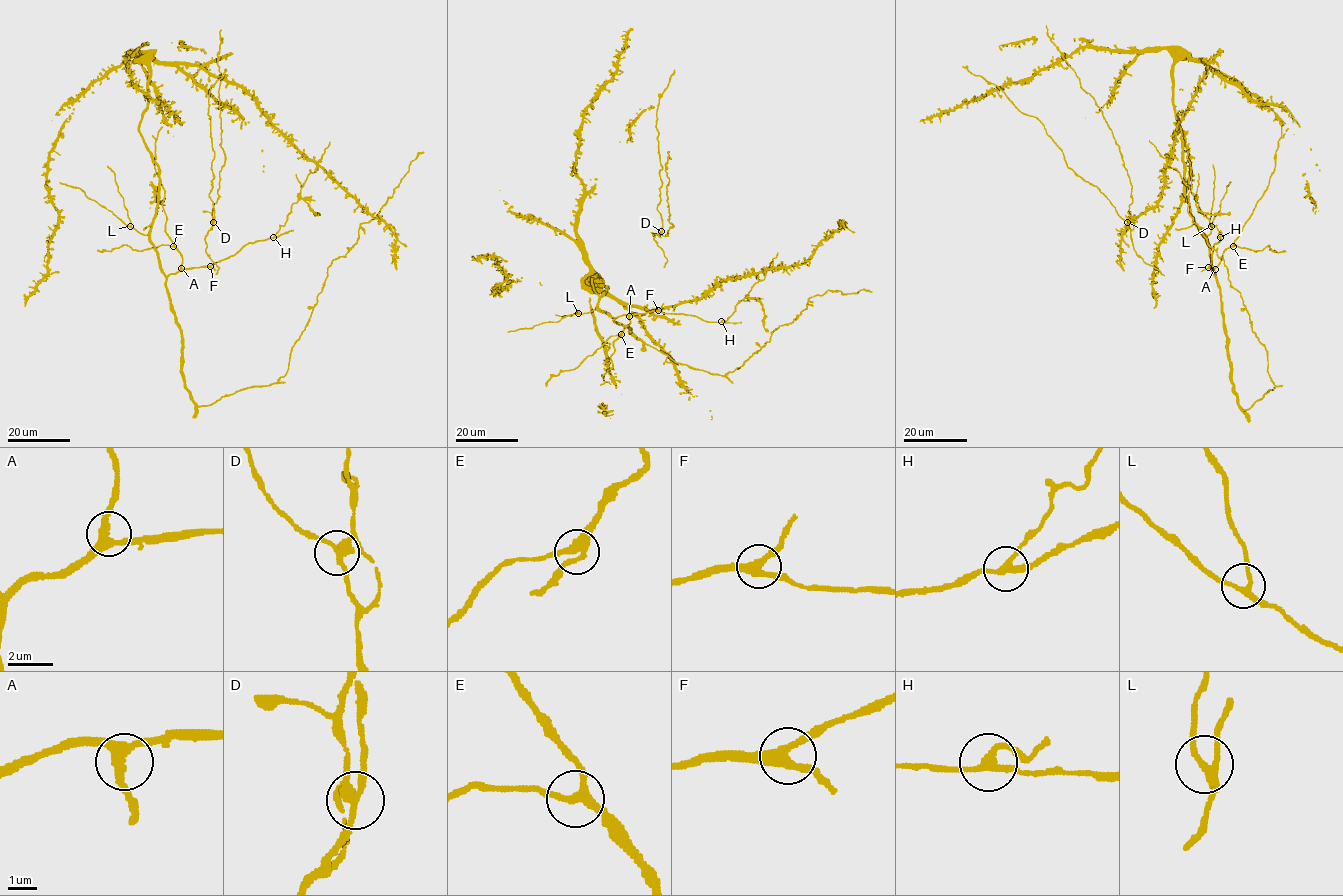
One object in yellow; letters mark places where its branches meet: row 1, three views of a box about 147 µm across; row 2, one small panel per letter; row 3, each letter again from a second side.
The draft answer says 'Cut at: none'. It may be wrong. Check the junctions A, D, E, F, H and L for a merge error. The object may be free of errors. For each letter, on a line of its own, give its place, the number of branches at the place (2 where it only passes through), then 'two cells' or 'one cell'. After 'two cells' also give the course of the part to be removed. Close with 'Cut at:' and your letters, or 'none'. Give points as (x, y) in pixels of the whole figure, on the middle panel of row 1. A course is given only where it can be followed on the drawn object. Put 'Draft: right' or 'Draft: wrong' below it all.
A: at (629, 316); 3 branches meet; one cell
D: at (661, 231); 3 branches meet; one cell
E: at (621, 334); 3 branches meet; one cell
F: at (658, 310); 3 branches meet; one cell
H: at (721, 321); 3 branches meet; two cells; foreign part runs (721, 321), (727, 319), (752, 286), (764, 278), (777, 253)
L: at (578, 313); 3 branches meet; one cell
Cut at: H
Draft: wrong

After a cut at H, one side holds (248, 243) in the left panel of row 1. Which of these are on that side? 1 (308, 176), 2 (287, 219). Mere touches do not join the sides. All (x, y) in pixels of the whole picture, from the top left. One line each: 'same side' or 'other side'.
1: other side
2: other side

